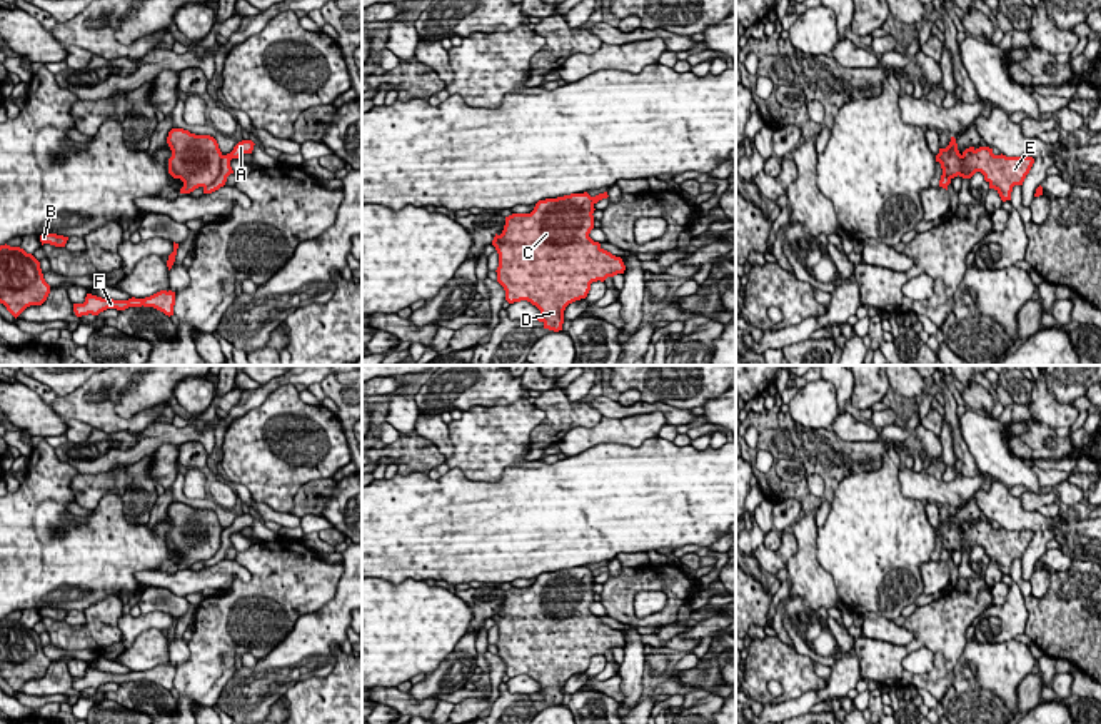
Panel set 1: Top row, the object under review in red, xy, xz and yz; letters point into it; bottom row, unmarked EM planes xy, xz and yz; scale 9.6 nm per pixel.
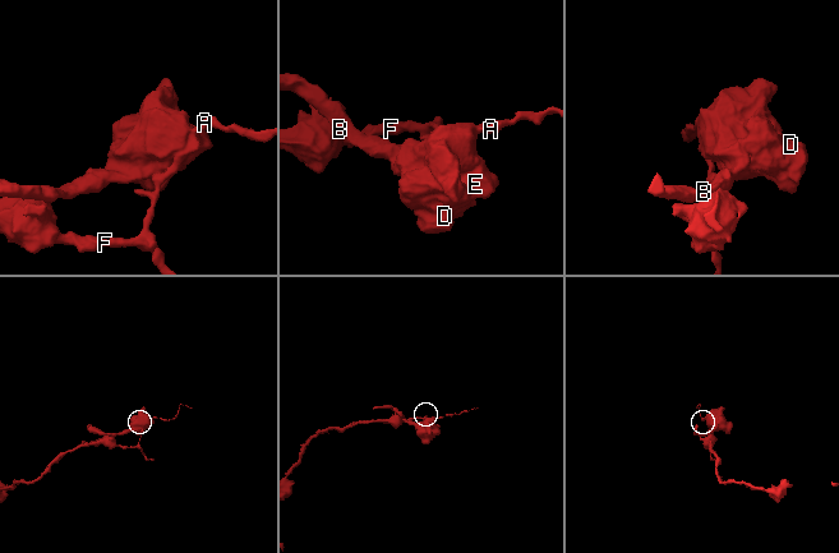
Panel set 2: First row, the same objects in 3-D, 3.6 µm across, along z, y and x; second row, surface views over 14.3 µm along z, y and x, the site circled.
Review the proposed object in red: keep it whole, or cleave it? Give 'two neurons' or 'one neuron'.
two neurons

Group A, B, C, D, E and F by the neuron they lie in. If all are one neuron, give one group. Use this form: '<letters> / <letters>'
A F / B C D E

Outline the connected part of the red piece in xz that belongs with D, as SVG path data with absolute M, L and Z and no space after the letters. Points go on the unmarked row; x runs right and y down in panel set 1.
M587 566L539 574L530 587L505 591L502 607L495 607L492 614L499 627L497 656L505 664L505 674L509 677L527 674L535 679L540 684L537 694L544 702L562 704L569 677L586 672L592 656L604 656L626 644L621 631L589 611L594 602L594 584Z

